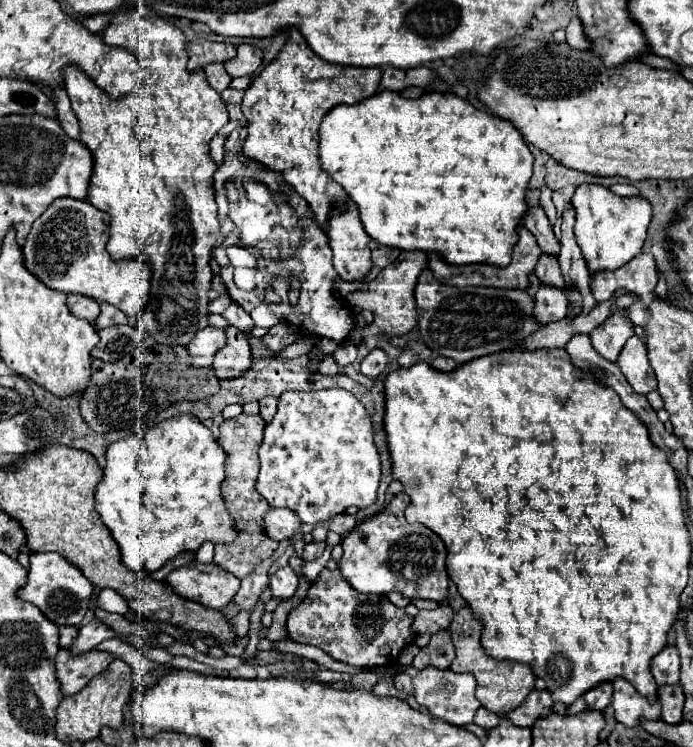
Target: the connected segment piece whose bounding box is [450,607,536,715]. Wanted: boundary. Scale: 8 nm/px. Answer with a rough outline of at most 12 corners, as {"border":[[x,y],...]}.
{"border":[[470,607],[450,625],[454,671],[476,677],[476,697],[506,715],[534,689],[528,665],[498,661],[480,643]]}

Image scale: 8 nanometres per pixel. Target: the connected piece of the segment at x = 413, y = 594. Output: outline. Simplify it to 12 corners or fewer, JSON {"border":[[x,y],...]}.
{"border":[[410,497],[344,535],[360,593],[448,597],[446,545],[406,523]]}

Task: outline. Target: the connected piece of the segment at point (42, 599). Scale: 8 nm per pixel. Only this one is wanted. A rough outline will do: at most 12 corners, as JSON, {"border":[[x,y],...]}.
{"border":[[30,553],[20,589],[58,625],[80,625],[92,583],[58,553]]}

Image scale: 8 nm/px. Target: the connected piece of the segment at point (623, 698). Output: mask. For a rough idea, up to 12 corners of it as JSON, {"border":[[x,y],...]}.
{"border":[[622,677],[612,681],[612,707],[620,723],[660,719],[660,703],[642,697]]}

